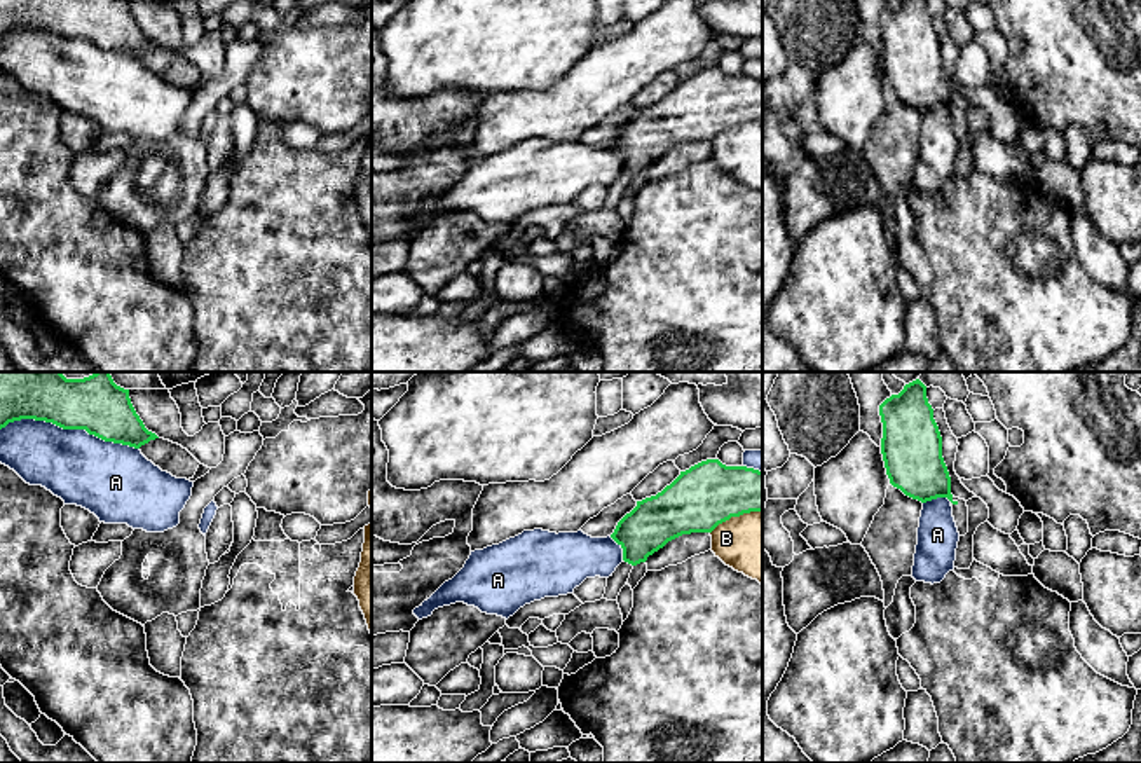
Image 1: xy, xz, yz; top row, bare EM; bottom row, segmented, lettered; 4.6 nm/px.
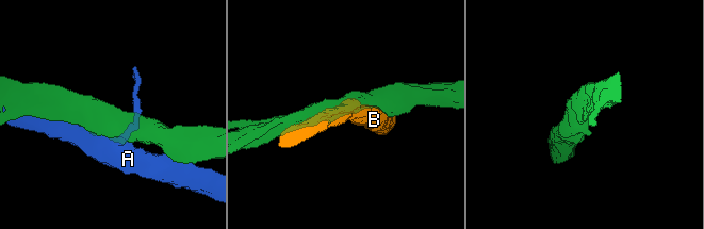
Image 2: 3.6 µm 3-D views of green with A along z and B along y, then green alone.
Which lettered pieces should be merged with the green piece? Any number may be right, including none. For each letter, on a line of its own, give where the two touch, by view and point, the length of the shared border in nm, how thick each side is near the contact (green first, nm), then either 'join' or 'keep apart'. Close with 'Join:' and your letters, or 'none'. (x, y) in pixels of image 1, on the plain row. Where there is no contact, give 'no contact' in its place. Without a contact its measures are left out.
A: contact xy (70, 37); length 650 nm; calibres 220 and 320 nm; keep apart
B: contact xz (735, 124); length 260 nm; calibres 300 and 320 nm; keep apart
Join: none

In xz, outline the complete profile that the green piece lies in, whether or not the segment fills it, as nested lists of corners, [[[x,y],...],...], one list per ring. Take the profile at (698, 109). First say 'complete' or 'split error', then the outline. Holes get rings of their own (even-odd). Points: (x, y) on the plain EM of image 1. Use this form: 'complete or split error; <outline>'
complete; [[[707,68],[680,80],[656,105],[637,110],[637,115],[618,131],[611,147],[623,157],[623,169],[637,175],[682,143],[712,141],[731,126],[750,120],[762,120],[762,80]]]

